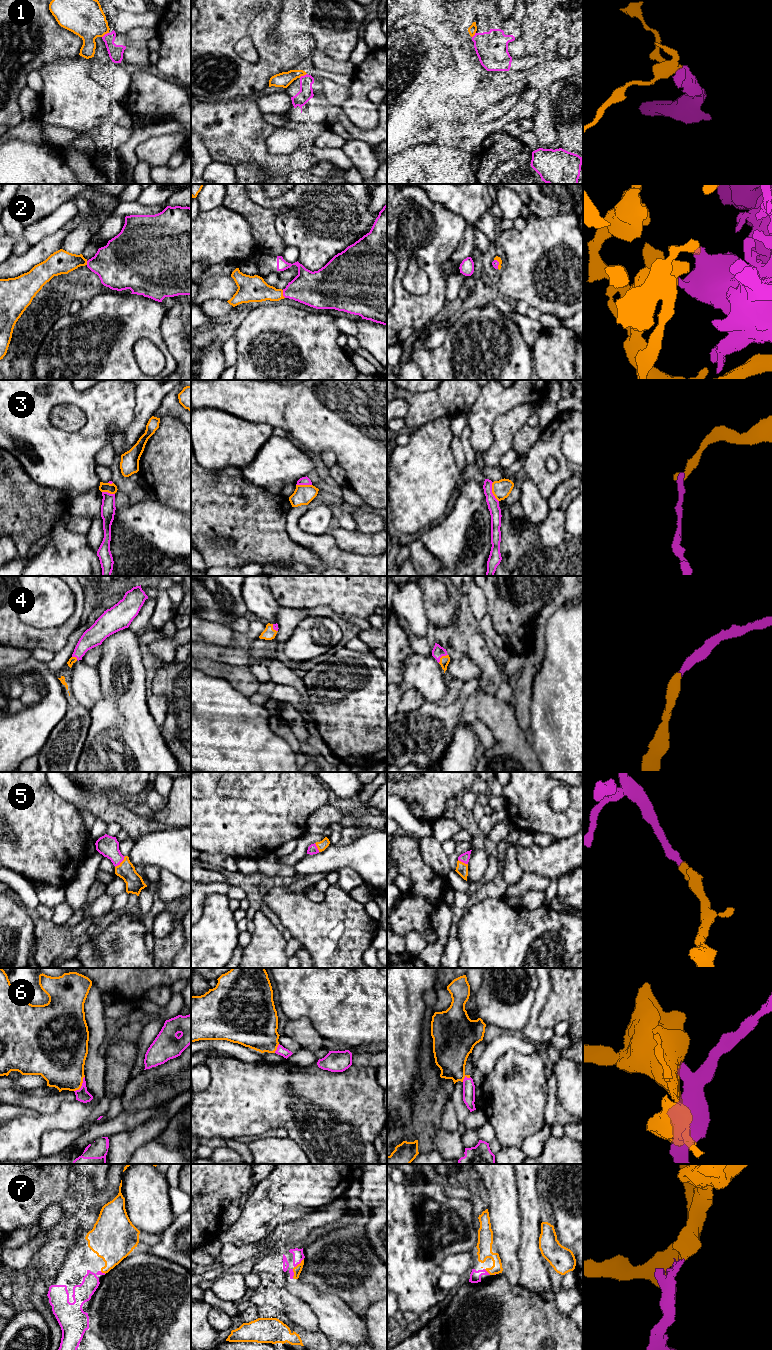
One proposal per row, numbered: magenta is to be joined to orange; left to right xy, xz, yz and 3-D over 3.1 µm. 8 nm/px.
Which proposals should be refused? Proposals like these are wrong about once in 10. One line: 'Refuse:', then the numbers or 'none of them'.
Refuse: 1, 3

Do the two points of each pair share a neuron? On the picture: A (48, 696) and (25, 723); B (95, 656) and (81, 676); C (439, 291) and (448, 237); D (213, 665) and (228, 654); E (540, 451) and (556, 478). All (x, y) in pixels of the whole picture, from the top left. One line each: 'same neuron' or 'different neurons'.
A: same neuron
B: different neurons
C: same neuron
D: different neurons
E: same neuron

